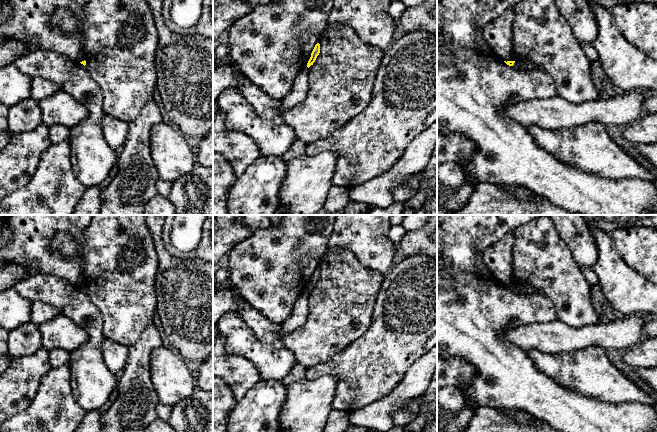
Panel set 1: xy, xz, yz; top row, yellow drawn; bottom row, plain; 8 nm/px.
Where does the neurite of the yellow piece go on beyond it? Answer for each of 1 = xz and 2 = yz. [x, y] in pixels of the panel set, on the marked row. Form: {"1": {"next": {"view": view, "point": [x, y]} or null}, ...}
{"1": {"next": null}, "2": {"next": {"view": "yz", "point": [524, 65]}}}

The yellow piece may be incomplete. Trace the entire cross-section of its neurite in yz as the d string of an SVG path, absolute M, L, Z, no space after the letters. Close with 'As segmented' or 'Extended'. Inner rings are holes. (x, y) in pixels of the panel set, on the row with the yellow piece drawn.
M504 61L509 66L514 66L516 68L522 69L522 70L537 70L538 66L535 63L532 63L530 61L521 61L521 62L515 62L515 61Z. Extended

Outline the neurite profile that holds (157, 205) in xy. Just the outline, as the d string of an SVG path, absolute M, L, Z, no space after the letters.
M157 193L145 204L143 215L175 215L175 207L168 198Z

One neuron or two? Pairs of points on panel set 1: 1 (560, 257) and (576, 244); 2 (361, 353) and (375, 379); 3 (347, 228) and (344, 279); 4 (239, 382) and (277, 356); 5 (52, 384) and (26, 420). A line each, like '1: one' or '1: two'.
1: two
2: one
3: two
4: two
5: one

